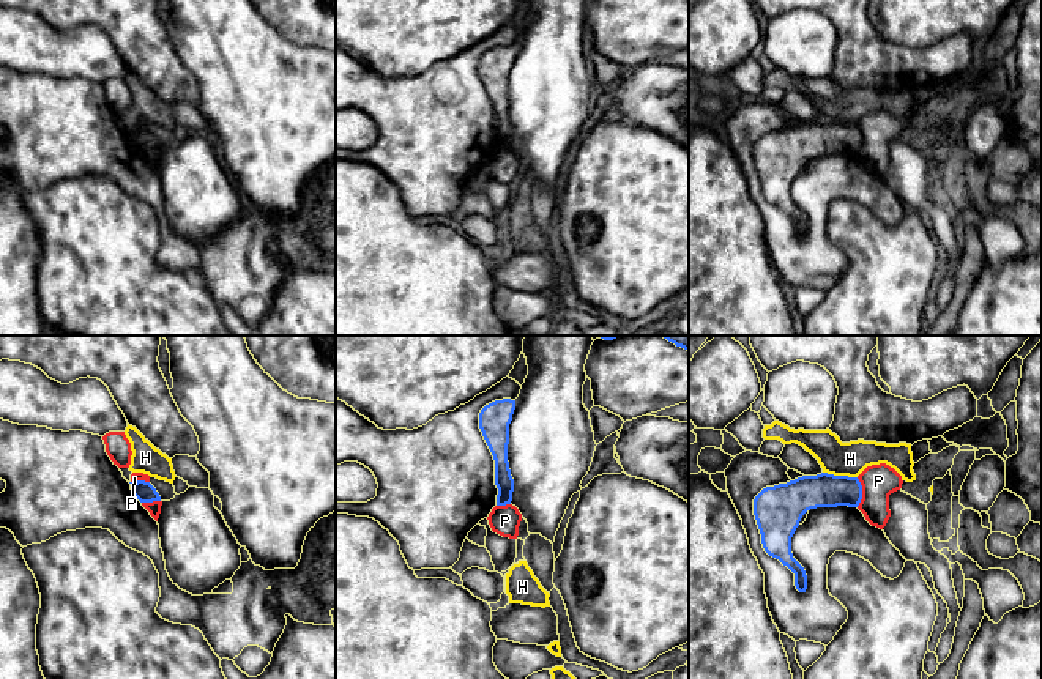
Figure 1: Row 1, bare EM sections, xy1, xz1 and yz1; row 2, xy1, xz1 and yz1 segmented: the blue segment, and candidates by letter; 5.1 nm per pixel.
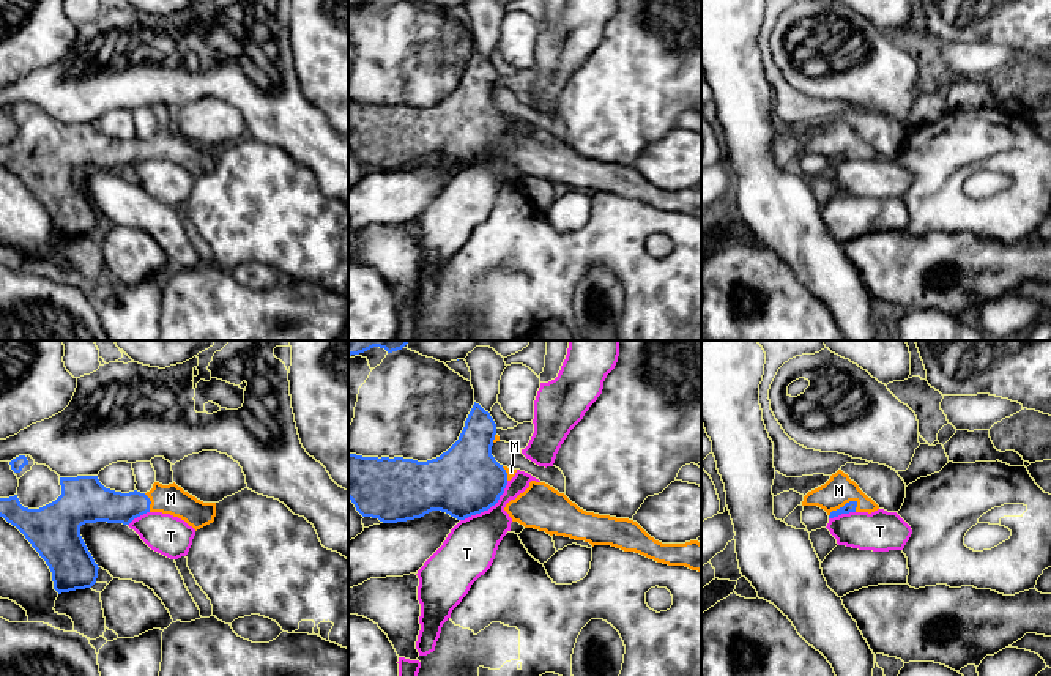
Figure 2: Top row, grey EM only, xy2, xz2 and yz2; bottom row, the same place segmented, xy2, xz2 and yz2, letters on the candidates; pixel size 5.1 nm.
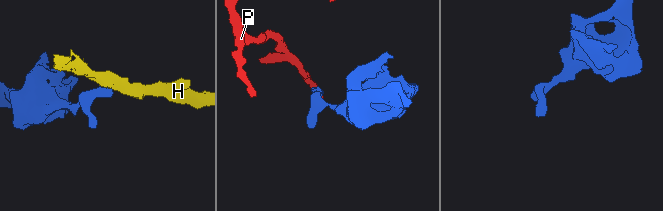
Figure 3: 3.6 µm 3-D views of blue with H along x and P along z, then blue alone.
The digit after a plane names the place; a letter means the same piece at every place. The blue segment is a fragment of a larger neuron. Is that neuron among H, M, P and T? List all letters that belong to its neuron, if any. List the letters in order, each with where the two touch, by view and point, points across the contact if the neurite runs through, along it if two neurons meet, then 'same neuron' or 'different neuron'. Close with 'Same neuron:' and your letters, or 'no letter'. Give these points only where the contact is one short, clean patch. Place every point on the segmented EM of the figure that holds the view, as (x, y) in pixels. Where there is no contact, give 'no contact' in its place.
H: meets blue in yz1 at (841, 476); border along yz1 (823, 471), (856, 478); different neuron
M: meets blue in yz2 at (843, 506); runs through yz2 (850, 506), (843, 506), (839, 490); same neuron
P: meets blue in yz1 at (861, 492); border along yz1 (856, 478), (861, 486), (861, 501), (858, 506); different neuron
T: meets blue in xz2 at (489, 508); border along xz2 (508, 481), (503, 494), (493, 505), (460, 520); different neuron
Same neuron: M

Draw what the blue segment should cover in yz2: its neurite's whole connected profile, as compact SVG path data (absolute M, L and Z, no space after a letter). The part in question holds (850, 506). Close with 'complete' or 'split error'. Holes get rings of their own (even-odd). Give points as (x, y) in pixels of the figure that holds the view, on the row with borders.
M841 470L832 474L824 485L808 492L802 506L818 506L827 512L829 518L849 512L871 514L879 509Z; split error

